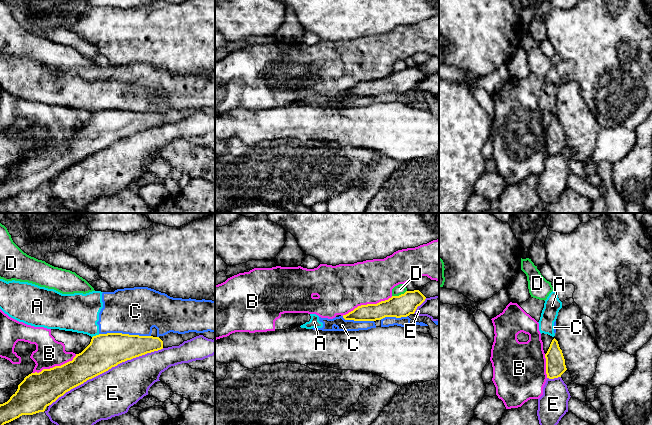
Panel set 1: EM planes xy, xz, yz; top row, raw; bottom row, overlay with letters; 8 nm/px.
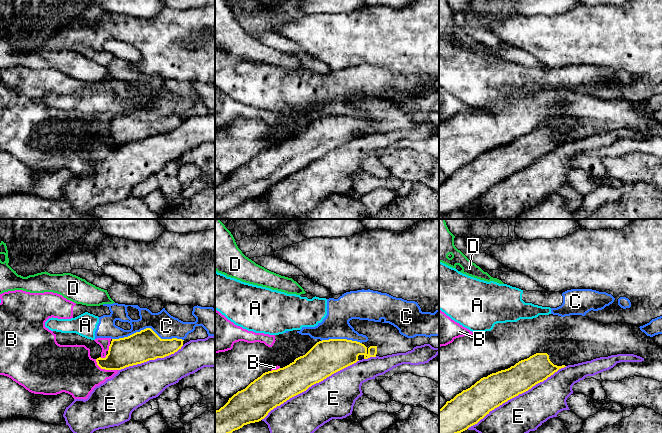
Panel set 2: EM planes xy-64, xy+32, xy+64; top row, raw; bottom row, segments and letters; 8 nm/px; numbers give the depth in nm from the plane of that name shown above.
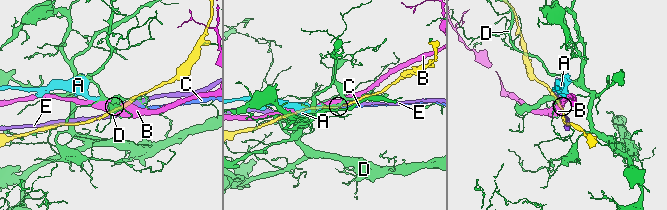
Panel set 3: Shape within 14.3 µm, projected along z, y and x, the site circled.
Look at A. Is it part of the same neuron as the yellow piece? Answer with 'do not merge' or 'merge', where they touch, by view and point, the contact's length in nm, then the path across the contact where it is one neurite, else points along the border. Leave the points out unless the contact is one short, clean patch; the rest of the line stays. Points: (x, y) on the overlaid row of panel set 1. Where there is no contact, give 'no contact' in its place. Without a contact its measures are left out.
do not merge; contact xy (96, 335); length 70 nm; border xy (99, 334), (92, 337)

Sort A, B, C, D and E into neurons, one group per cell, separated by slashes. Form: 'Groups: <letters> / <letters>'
Groups: A C / B / D / E

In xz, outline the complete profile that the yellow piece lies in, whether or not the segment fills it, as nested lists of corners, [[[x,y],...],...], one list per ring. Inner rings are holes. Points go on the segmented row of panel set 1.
[[[406,291],[399,296],[392,296],[388,300],[377,304],[361,305],[346,315],[345,320],[376,321],[385,317],[407,317],[414,314],[426,297],[419,291]]]

